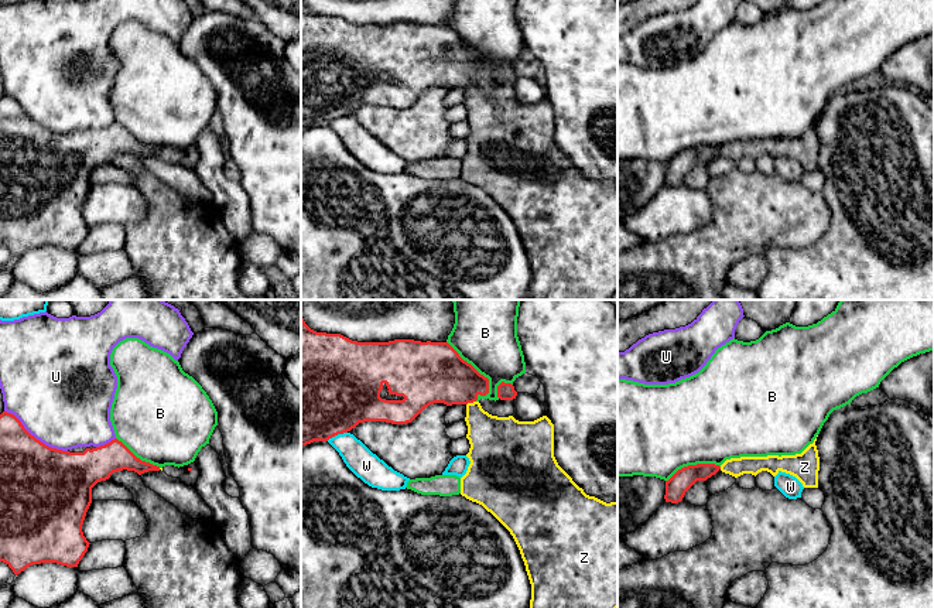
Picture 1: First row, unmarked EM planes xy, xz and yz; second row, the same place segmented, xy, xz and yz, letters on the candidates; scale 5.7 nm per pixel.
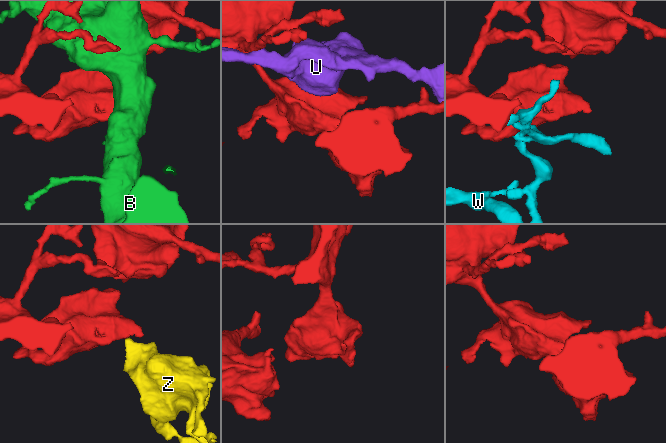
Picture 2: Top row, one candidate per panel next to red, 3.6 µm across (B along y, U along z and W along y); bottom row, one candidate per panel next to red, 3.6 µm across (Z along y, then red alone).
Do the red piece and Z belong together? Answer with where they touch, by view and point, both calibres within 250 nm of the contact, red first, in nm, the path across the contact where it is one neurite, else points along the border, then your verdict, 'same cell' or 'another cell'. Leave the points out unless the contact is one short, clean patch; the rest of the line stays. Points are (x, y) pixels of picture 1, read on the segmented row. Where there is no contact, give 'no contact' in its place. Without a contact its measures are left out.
meets red in xz at (471, 402); 320 nm thick on the red side, 260 nm on the other; runs through xz (437, 373), (448, 379), (471, 402), (476, 419), (492, 439); same cell

